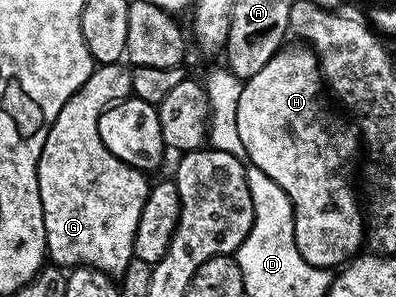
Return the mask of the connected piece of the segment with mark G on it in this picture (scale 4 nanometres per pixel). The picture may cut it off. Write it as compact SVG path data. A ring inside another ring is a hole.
M125 64L98 65L92 75L60 107L60 115L56 115L56 123L48 131L48 139L44 139L44 151L40 151L38 164L38 182L40 183L40 203L44 207L44 231L46 232L46 252L53 264L69 271L75 267L99 269L109 273L111 277L121 278L134 255L137 223L140 222L142 208L150 193L151 182L146 182L147 174L136 170L128 162L122 162L112 155L101 142L97 131L97 121L101 113L112 108L119 101L131 96L130 69Z

